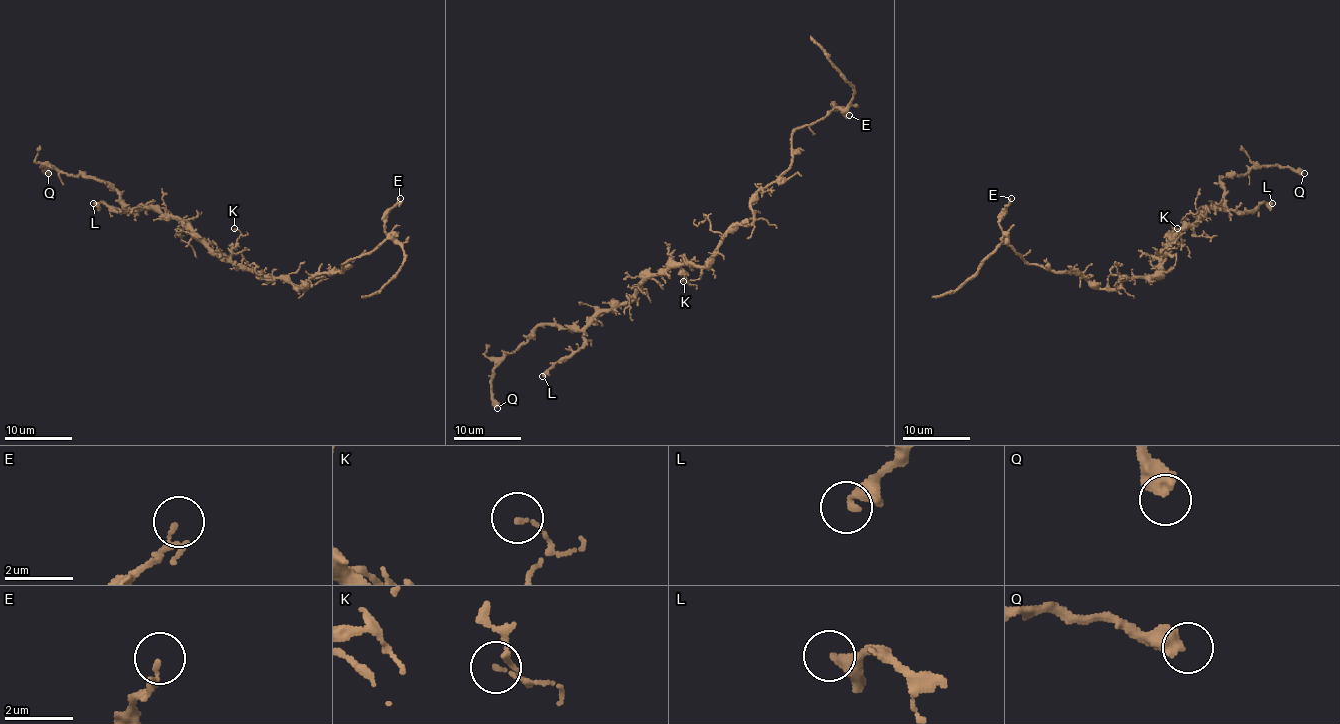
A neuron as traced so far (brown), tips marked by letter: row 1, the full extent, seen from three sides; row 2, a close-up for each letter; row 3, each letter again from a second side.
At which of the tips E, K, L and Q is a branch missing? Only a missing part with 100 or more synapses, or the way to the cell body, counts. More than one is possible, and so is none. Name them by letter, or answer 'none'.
none

